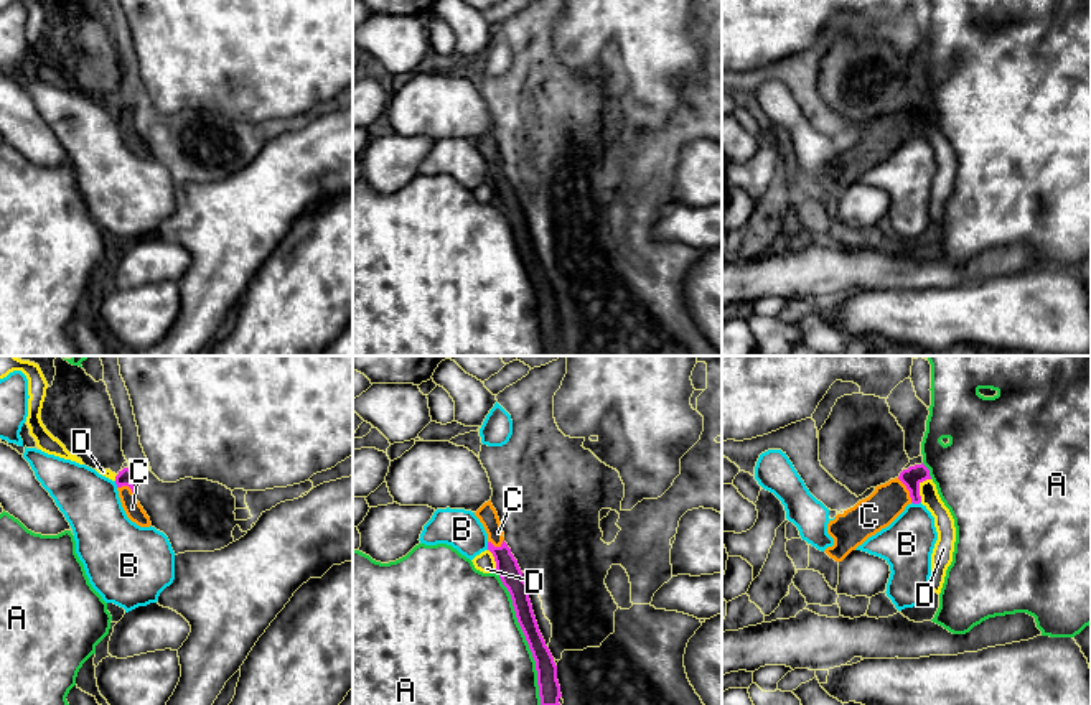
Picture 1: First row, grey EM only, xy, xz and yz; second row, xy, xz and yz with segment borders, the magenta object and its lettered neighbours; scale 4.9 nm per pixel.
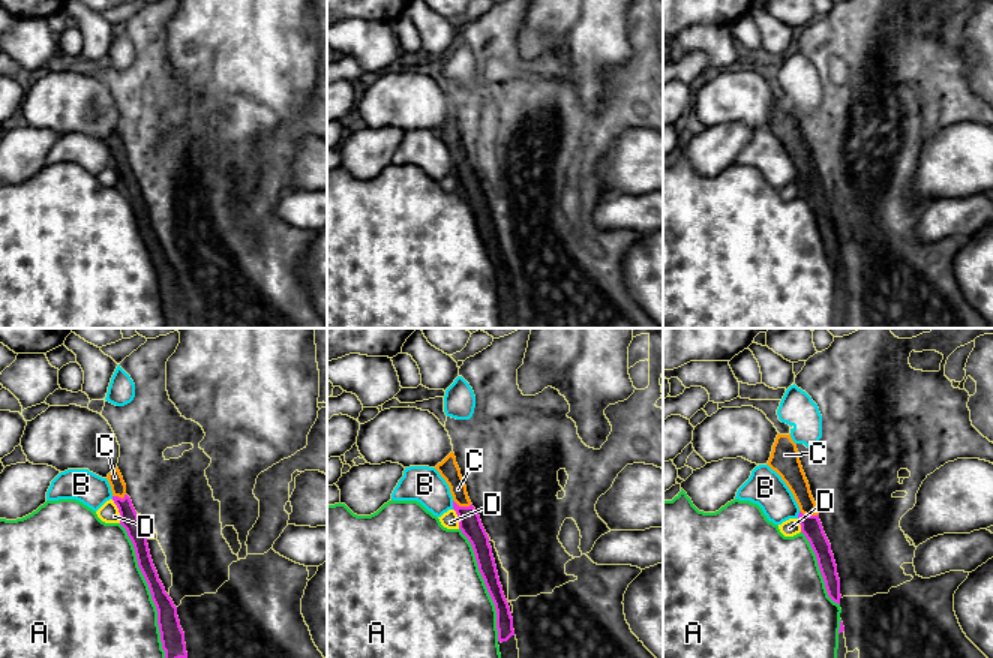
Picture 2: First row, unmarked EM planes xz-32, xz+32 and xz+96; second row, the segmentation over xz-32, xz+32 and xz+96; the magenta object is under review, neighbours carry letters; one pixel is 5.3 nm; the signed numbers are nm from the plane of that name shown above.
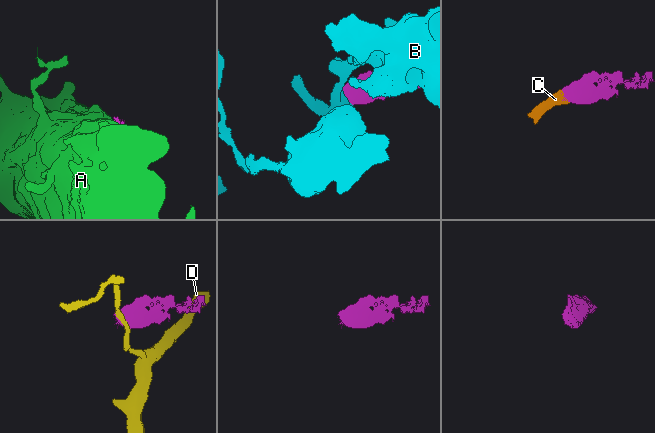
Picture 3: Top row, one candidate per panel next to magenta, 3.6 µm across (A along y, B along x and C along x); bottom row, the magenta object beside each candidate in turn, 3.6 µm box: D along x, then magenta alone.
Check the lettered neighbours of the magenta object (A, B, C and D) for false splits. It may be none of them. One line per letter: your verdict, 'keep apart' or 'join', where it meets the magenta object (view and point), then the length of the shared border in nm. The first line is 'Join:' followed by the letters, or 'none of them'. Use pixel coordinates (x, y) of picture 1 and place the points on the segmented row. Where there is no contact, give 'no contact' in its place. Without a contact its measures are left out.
Join: C
A: keep apart | xz (526, 639) | 700 nm
B: keep apart | yz (917, 503) | 50 nm
C: join | yz (907, 488) | 140 nm
D: keep apart | yz (918, 488) | 130 nm

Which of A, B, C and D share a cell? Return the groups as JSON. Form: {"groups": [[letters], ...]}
{"groups": [["A"], ["B"], ["C"], ["D"]]}

